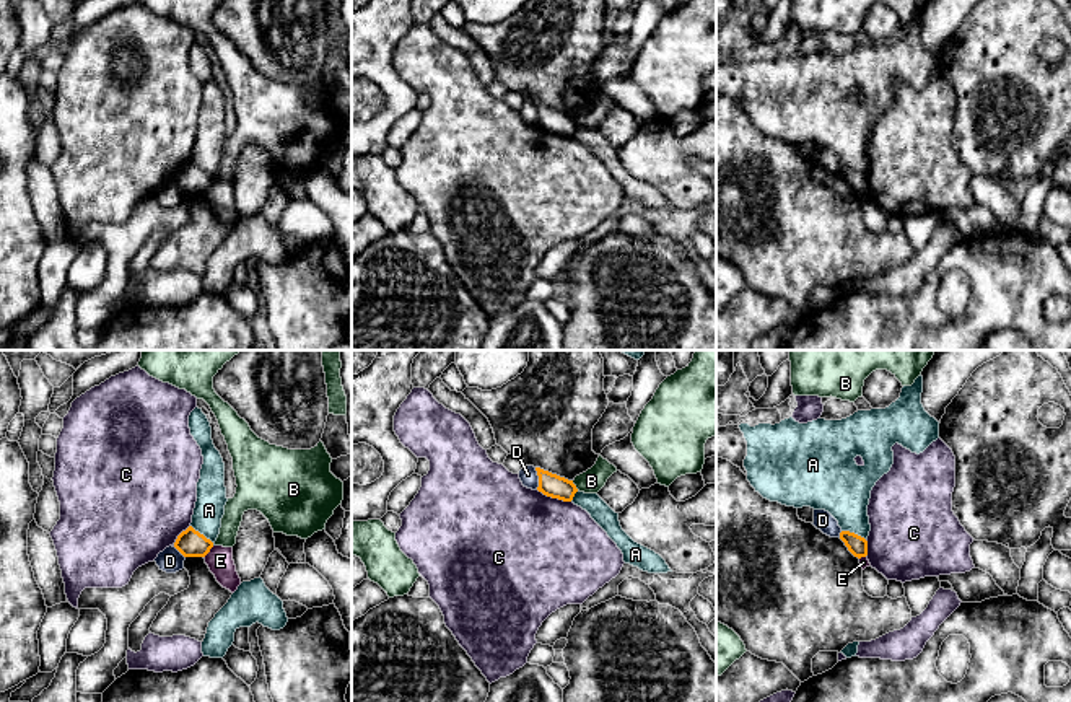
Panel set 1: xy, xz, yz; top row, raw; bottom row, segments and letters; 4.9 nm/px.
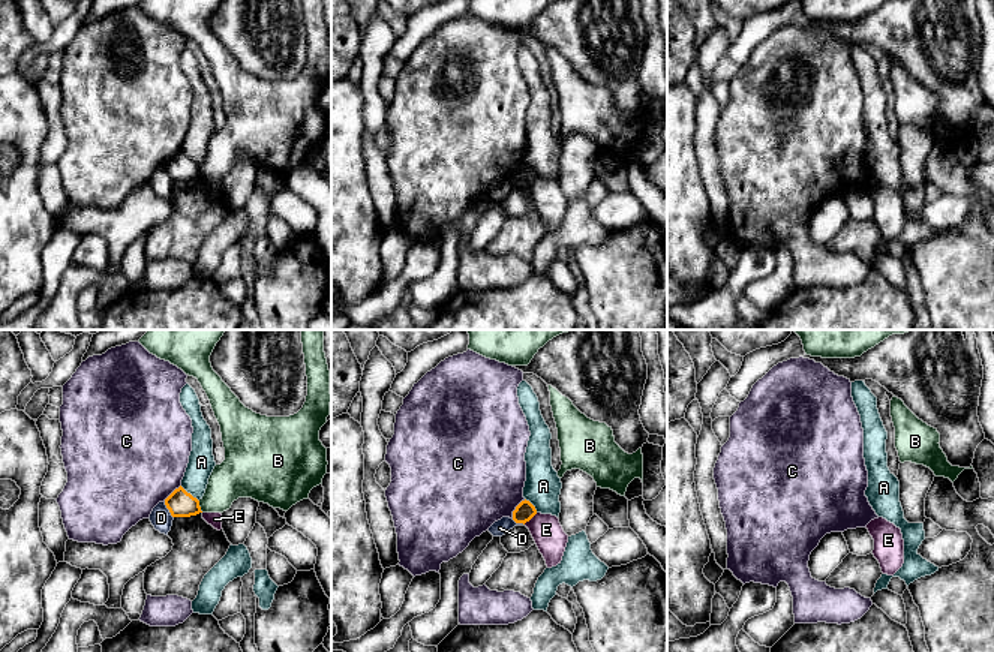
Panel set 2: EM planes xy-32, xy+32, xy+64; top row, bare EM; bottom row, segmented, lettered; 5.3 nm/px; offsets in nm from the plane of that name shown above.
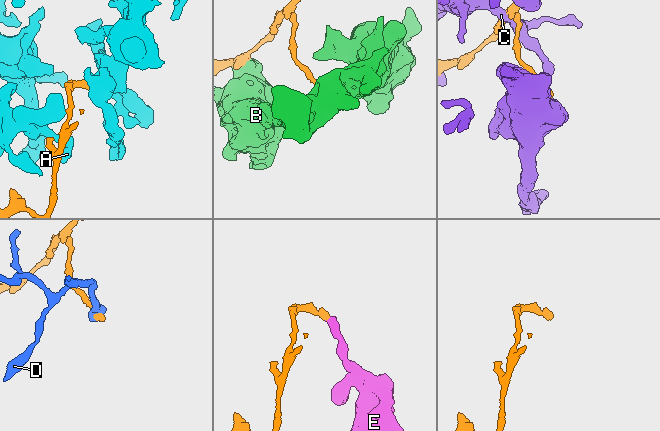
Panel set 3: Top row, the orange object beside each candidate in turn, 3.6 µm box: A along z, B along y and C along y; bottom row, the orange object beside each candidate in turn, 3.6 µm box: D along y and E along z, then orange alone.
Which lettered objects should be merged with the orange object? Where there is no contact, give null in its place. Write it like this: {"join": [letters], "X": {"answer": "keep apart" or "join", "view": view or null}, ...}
{"join": [], "A": {"answer": "keep apart", "view": "xy"}, "B": {"answer": "keep apart", "view": "xz"}, "C": {"answer": "keep apart", "view": "xz"}, "D": {"answer": "keep apart", "view": "xz"}, "E": {"answer": "keep apart", "view": "xy"}}

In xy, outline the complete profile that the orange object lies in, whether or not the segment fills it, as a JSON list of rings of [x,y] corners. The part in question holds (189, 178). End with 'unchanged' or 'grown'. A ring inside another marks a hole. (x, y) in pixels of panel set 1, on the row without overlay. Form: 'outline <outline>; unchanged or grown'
outline [[[189,161],[177,171],[174,182],[184,192],[205,192],[213,182],[213,178],[199,166],[195,166],[192,161]]]; unchanged

